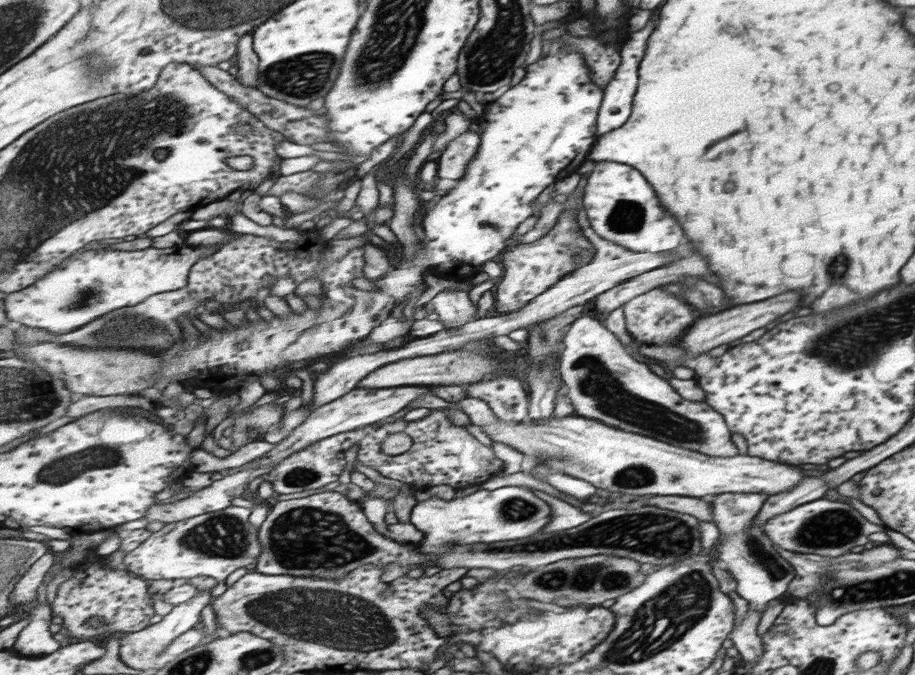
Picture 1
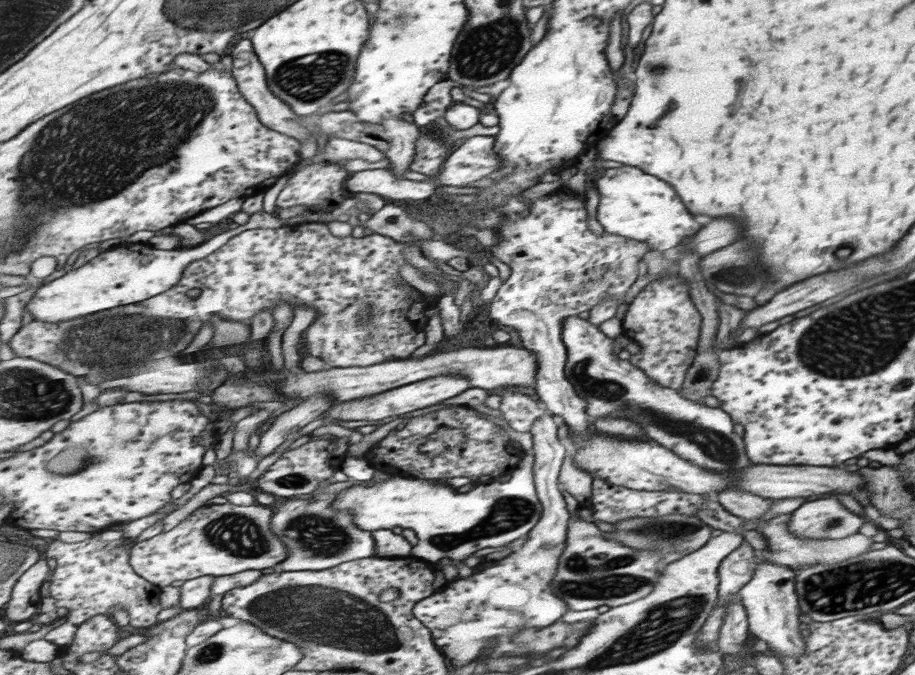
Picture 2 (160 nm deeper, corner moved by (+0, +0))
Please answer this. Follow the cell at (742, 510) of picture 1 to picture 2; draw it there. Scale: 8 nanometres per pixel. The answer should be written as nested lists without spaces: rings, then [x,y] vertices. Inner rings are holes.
[[[757,556],[757,565],[747,581],[738,590],[740,603],[745,607],[750,623],[750,631],[755,640],[762,640],[769,647],[771,654],[780,656],[796,656],[804,654],[805,640],[799,633],[798,616],[801,614],[795,590],[795,570],[771,564]]]

